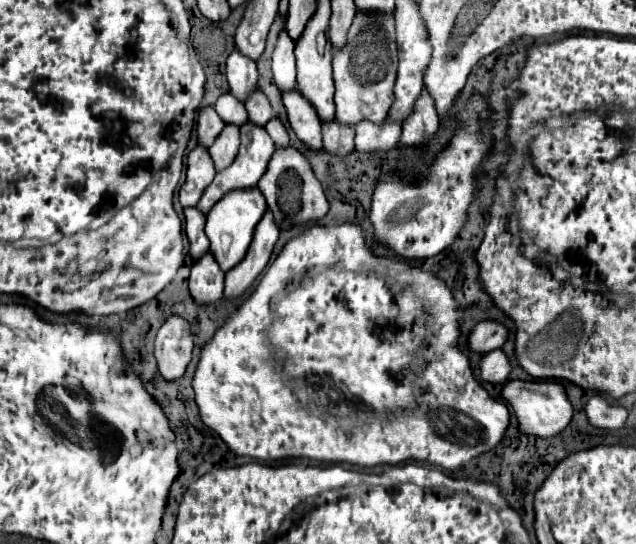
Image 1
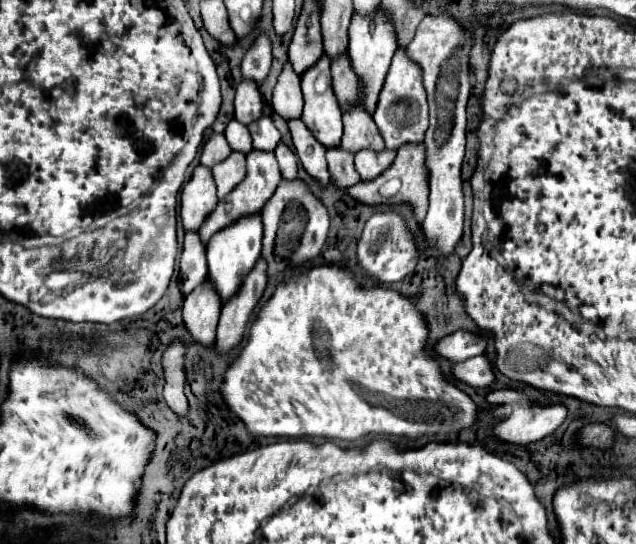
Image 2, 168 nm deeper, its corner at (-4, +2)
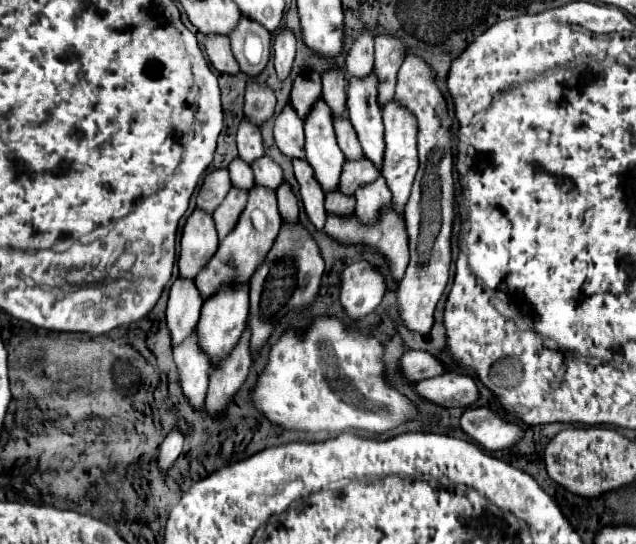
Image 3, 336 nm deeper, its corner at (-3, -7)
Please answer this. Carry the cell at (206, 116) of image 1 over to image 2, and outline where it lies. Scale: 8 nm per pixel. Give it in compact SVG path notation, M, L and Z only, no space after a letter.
M212 136L204 148L202 148L202 156L200 156L200 164L206 168L212 168L216 164L220 164L220 160L226 160L232 154L228 142L224 136Z

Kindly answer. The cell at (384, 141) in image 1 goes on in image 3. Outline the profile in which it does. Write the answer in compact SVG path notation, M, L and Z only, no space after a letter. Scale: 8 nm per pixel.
M377 177L373 183L361 185L355 191L355 199L357 199L357 209L355 209L357 217L361 221L375 221L379 209L389 203L391 191L387 189L387 181L383 177Z

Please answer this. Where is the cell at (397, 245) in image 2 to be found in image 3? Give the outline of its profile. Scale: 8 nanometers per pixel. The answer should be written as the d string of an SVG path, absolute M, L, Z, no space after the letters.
M369 261L349 265L341 275L341 305L351 319L371 313L387 293L385 275Z

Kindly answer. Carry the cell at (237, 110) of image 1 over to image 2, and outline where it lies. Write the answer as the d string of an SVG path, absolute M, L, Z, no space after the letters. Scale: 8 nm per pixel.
M230 120L226 126L226 140L228 146L234 152L250 152L252 150L252 140L250 140L250 132L246 126L242 126L238 120Z

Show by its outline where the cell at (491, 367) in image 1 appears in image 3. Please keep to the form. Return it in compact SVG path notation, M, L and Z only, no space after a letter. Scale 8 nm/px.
M455 371L419 381L417 393L445 407L469 407L479 399L479 389L475 379L471 375L463 375Z

